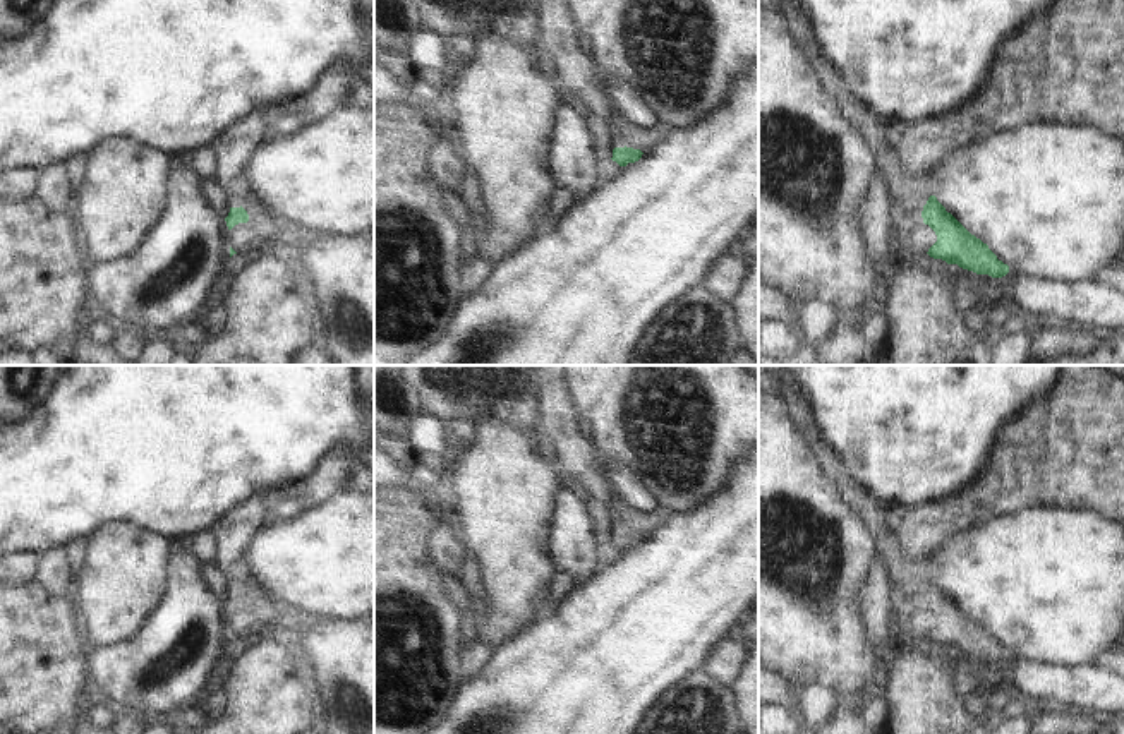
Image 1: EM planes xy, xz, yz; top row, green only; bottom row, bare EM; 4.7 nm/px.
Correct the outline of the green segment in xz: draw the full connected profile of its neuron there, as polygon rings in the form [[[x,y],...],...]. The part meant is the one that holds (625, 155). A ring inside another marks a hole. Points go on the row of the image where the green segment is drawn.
[[[621,113],[609,120],[609,129],[614,141],[611,159],[619,166],[638,161],[644,153],[649,153],[664,139],[666,132],[664,129],[637,125]]]

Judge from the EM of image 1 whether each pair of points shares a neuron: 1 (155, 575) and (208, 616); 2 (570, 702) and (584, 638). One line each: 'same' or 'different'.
1: different
2: same

